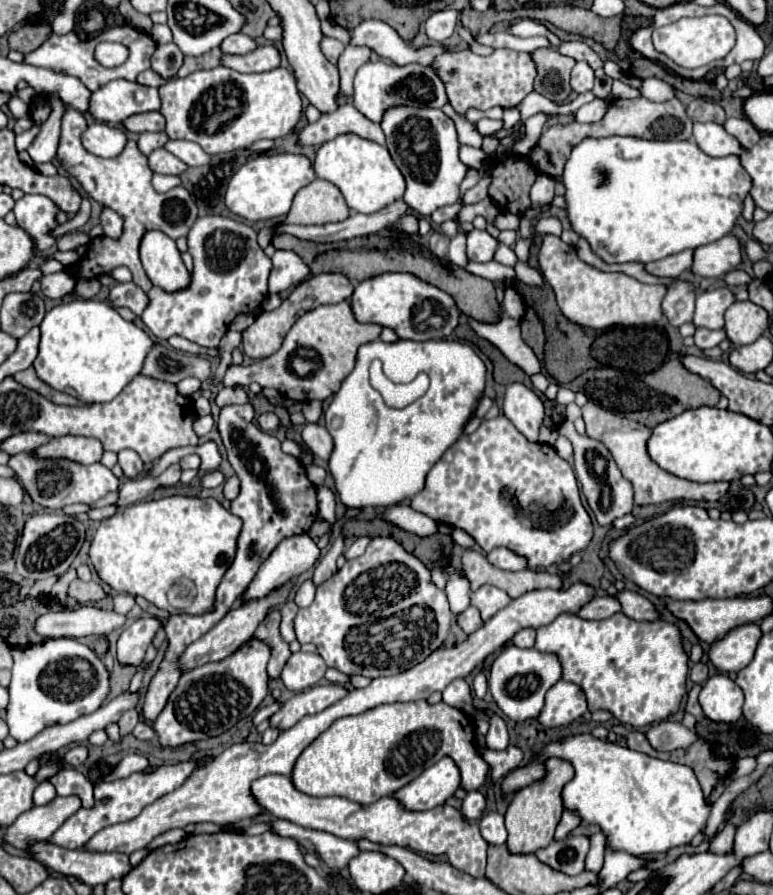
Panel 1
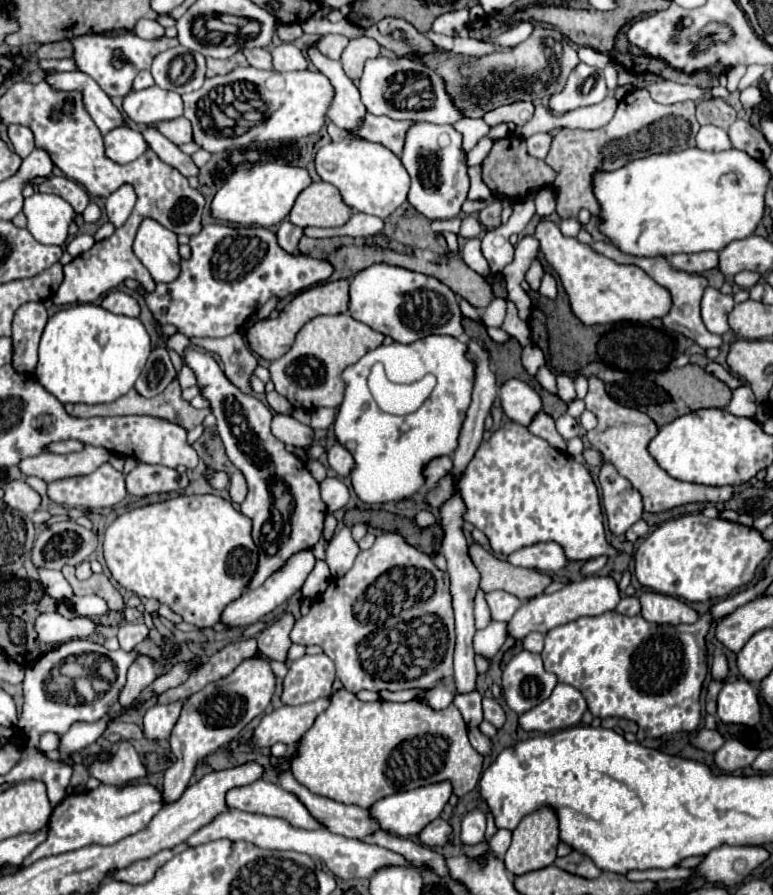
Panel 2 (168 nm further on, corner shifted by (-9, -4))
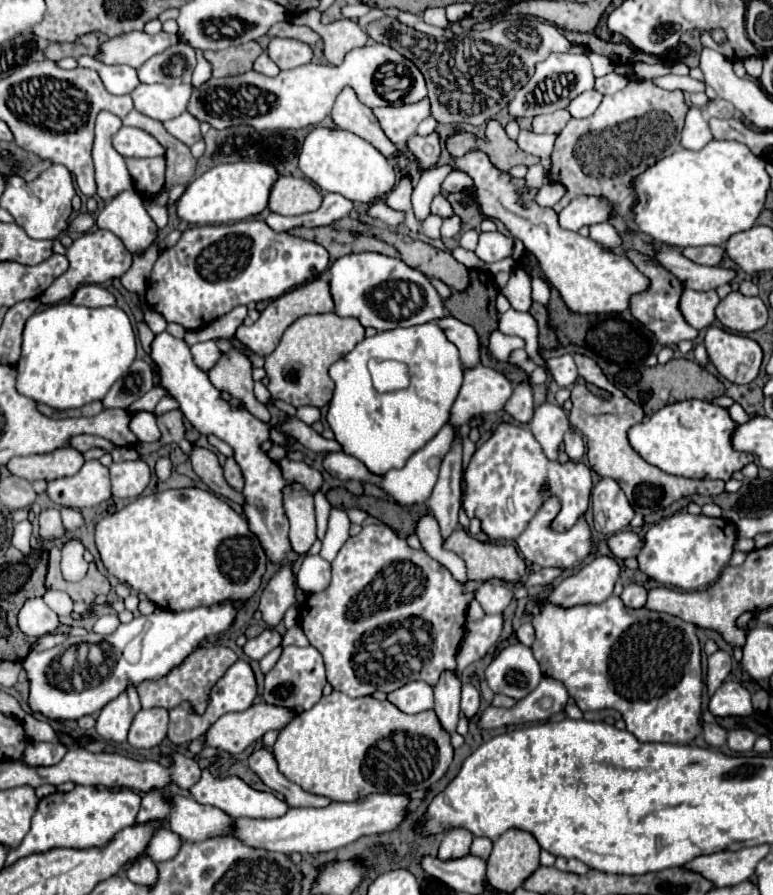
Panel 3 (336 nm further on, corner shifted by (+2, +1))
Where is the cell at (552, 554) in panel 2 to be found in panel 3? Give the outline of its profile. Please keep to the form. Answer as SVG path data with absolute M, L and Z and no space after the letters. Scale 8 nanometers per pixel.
M548 497L542 507L538 509L538 513L532 517L532 521L528 523L528 527L522 531L522 535L516 539L518 549L522 551L524 559L530 563L536 563L540 567L558 567L558 569L578 569L586 555L592 553L594 547L594 537L592 537L592 529L588 525L588 521L584 519L584 515L576 521L576 525L572 525L568 531L552 531L550 525L556 519L556 515L560 513L560 499L558 497Z

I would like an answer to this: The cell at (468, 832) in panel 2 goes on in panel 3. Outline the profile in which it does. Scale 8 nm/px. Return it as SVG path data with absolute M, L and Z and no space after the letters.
M452 829L444 835L440 849L438 849L438 859L440 861L448 861L448 859L458 859L468 855L470 843L472 843L472 835L466 833L466 829Z

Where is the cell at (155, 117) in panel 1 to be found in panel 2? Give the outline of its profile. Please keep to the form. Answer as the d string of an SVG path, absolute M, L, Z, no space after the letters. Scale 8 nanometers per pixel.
M175 118L175 120L163 120L163 122L155 122L149 124L151 128L159 130L165 138L169 138L173 144L185 144L191 142L191 126L187 118Z

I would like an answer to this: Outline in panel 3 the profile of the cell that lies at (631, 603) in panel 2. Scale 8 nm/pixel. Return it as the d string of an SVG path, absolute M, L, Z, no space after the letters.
M632 583L632 585L628 585L628 587L624 587L624 591L622 591L622 601L624 601L624 605L626 607L644 607L646 605L646 597L648 597L648 591L642 587L642 585L636 585L636 583Z

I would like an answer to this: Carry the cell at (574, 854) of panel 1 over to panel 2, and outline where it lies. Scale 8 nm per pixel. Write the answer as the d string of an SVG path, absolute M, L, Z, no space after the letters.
M571 850L563 858L555 858L553 864L559 866L561 870L565 870L569 874L577 874L581 878L597 878L601 874L601 870L595 866L595 862L577 850Z

